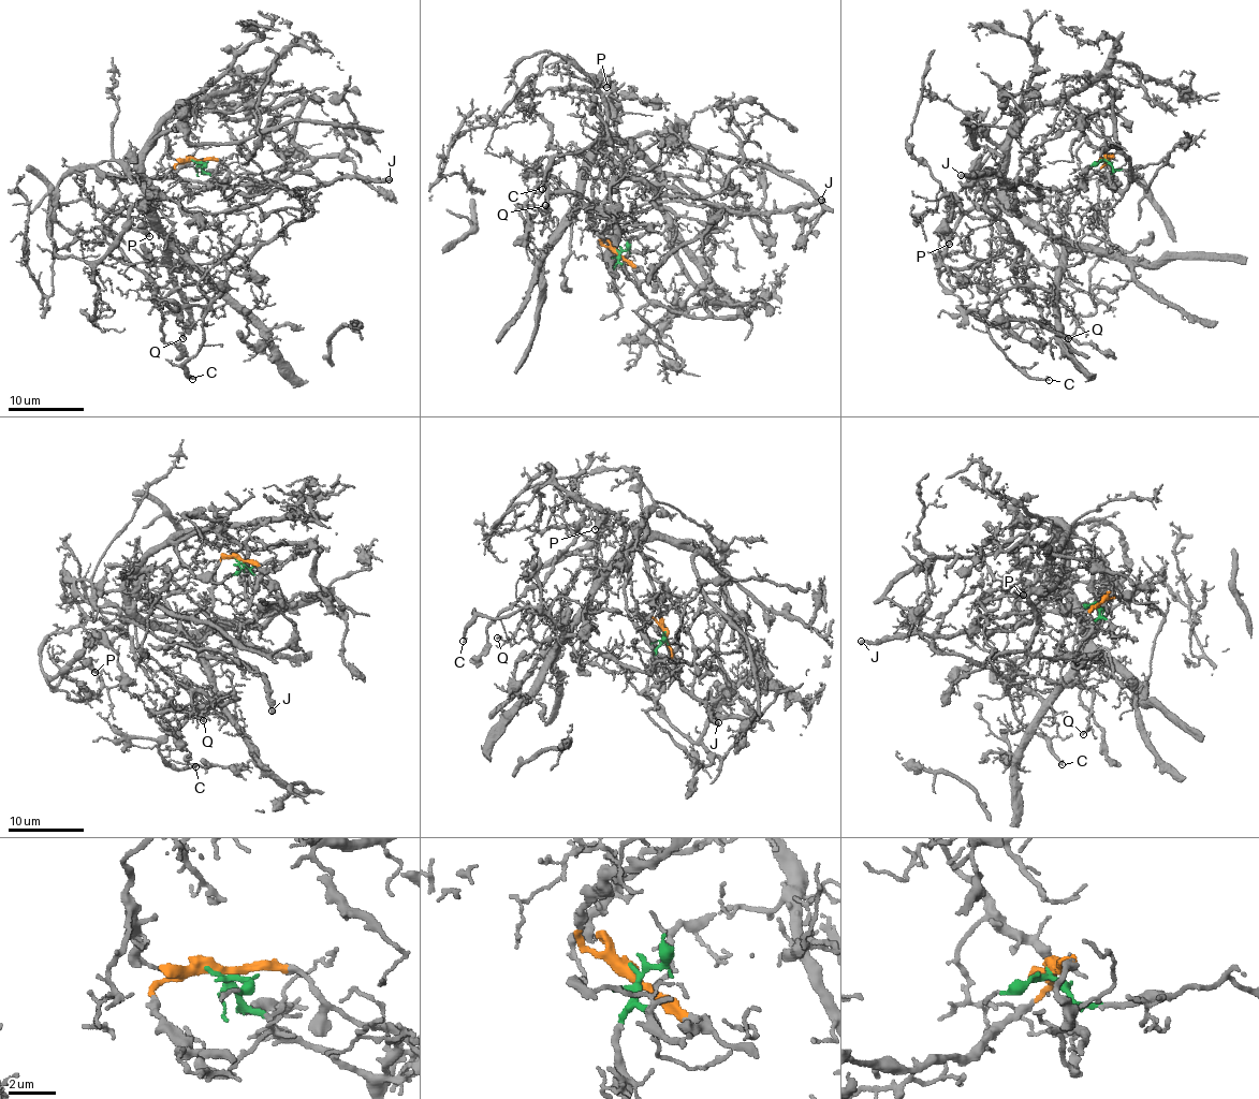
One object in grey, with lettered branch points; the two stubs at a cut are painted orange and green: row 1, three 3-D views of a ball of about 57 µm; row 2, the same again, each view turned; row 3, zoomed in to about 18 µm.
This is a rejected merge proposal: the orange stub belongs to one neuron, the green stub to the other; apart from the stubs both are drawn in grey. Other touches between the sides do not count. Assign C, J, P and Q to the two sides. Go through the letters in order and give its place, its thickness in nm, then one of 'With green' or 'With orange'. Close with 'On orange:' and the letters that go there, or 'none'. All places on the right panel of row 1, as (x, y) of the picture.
C: Place: (1049, 380). Thickness 190 nm. With green
J: Place: (961, 175). Thickness 440 nm. With orange
P: Place: (949, 244). Thickness 420 nm. With green
Q: Place: (1068, 338). Thickness 100 nm. With green
On orange: J

